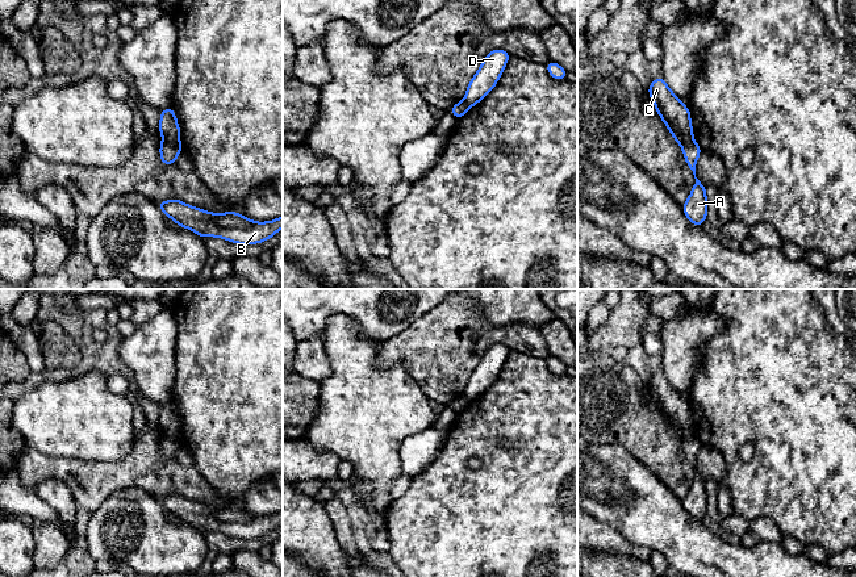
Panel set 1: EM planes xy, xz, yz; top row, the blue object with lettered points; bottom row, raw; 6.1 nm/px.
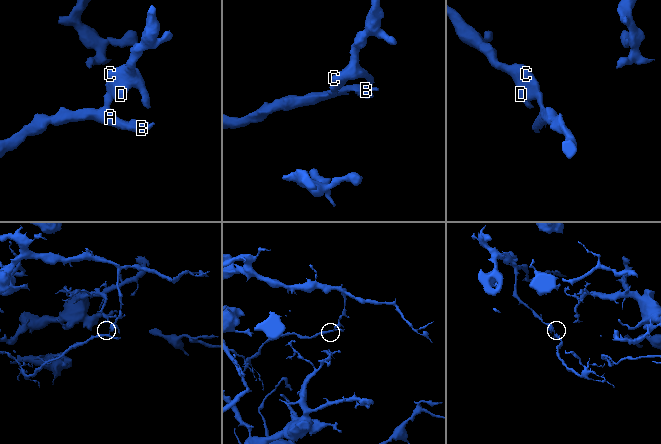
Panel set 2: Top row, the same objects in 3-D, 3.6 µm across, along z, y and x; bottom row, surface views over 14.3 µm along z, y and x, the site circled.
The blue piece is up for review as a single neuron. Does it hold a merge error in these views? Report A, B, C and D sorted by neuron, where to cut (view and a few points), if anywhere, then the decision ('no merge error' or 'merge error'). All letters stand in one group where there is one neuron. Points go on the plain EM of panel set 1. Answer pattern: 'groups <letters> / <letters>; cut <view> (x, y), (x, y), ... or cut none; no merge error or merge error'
groups A B / C D; cut xy (163, 431), (179, 446); merge error

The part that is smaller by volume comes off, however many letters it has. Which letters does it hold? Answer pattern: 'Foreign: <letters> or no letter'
Foreign: A, B

